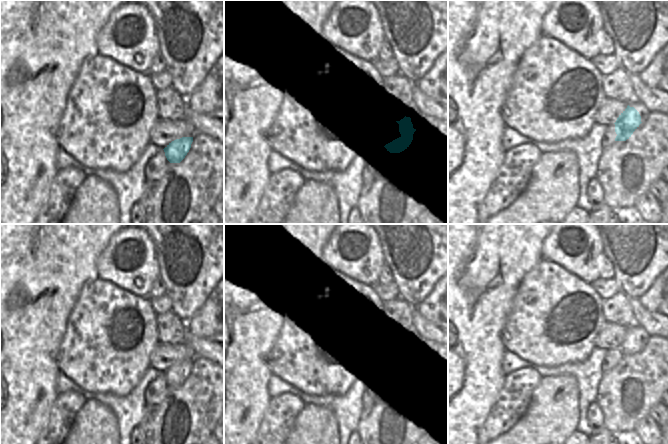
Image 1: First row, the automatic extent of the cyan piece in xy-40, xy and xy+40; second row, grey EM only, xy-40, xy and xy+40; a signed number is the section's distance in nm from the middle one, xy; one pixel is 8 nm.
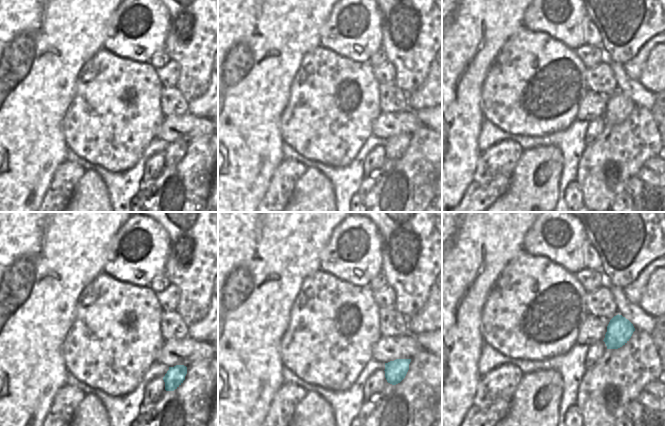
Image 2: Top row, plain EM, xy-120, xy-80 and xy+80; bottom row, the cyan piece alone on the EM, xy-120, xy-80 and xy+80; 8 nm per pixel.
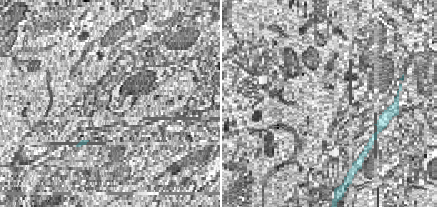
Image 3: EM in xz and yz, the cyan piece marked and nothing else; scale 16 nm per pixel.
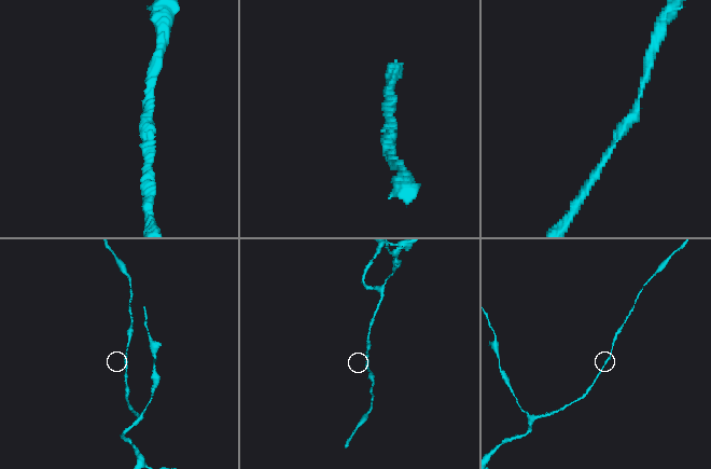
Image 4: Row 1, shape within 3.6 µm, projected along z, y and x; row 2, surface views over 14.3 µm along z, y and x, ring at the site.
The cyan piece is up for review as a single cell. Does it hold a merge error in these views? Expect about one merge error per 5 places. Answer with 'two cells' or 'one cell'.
one cell

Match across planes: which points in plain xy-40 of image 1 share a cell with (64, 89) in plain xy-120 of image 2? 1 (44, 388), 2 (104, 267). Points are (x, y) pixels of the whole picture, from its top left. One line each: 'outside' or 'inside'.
1: inside
2: outside

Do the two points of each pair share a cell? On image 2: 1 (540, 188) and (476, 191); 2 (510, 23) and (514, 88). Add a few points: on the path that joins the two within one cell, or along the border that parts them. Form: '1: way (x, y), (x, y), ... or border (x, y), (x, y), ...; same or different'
1: border (514, 168), (508, 187), (494, 201); different
2: border (522, 26), (505, 42), (498, 55); different

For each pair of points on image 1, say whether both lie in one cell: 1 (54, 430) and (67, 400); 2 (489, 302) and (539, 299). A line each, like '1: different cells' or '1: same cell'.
1: same cell
2: different cells

